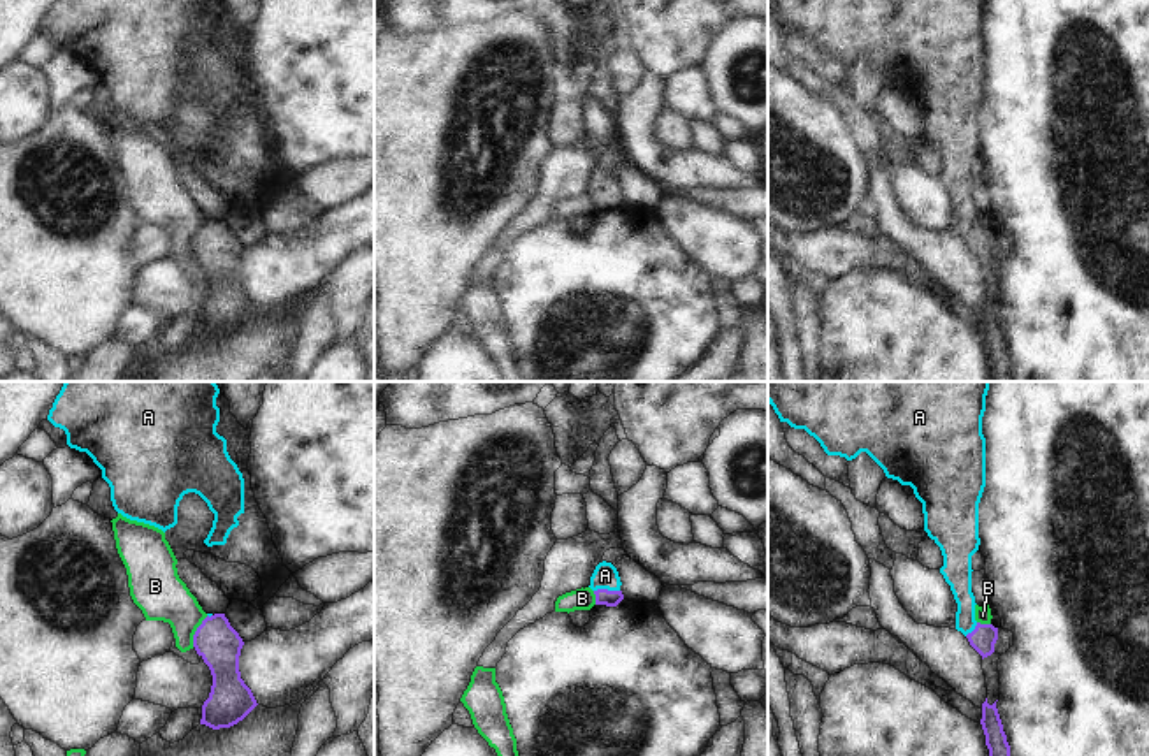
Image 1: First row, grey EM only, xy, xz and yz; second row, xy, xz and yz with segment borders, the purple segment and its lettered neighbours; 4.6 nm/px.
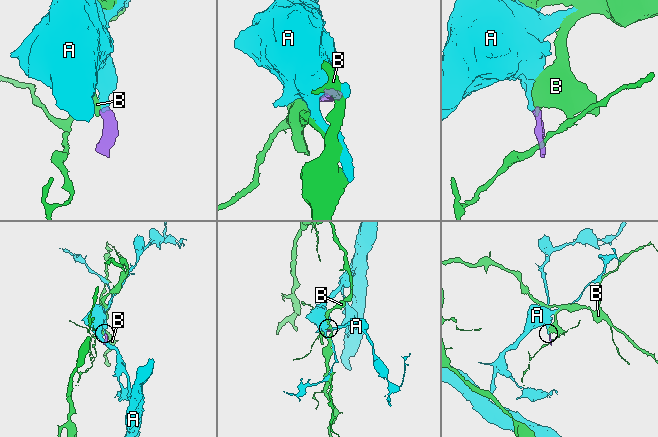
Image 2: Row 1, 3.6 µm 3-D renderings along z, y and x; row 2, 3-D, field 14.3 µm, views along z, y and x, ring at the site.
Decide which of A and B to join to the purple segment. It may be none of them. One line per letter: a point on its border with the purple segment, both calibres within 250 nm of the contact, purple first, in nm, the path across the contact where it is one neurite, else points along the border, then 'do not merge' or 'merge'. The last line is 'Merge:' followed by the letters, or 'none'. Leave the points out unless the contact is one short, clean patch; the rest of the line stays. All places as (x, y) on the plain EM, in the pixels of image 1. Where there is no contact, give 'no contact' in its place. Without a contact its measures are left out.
A: meets purple in xz at (607, 196); 80 nm thick on the purple side, 120 nm on the other; runs through xz (603, 203), (607, 196), (605, 181); merge
B: meets purple in xy at (195, 238); 200 nm thick on the purple side, 240 nm on the other; border along xy (208, 222), (197, 234), (192, 252); do not merge
Merge: A

